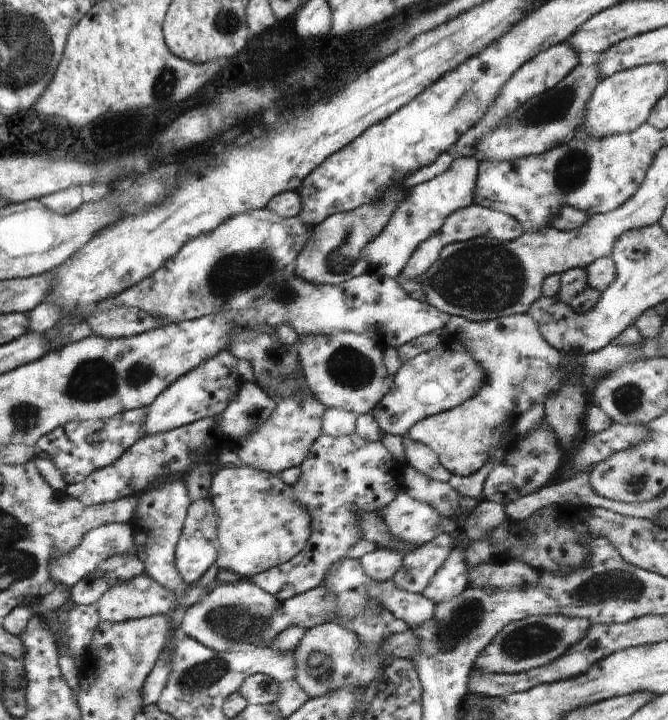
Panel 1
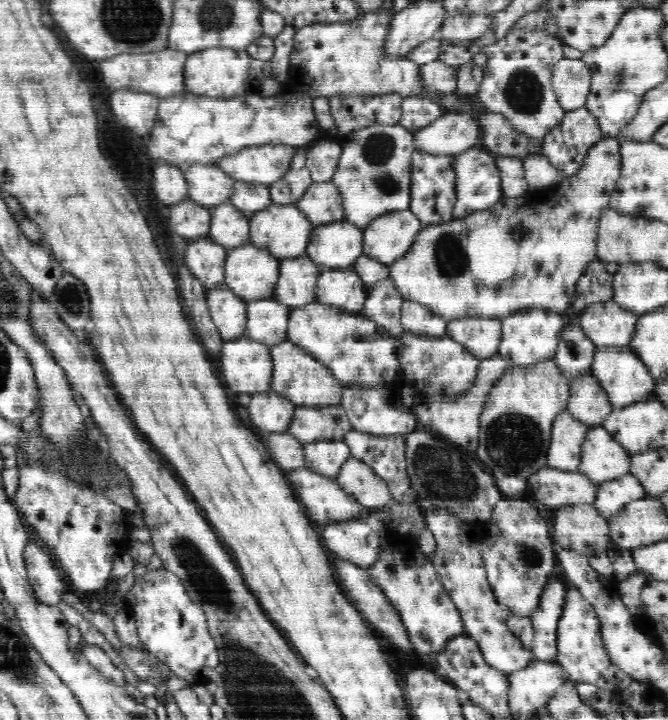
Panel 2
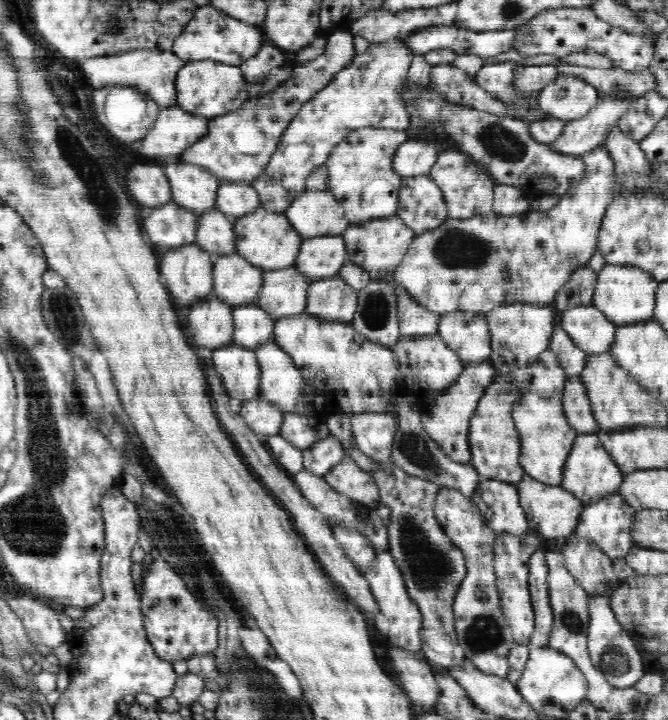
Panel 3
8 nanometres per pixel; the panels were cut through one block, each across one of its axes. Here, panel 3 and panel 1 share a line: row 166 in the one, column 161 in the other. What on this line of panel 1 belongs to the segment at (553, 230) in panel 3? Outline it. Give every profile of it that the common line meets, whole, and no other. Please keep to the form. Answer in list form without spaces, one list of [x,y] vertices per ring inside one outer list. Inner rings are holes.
[[[145,572],[129,578],[124,582],[113,584],[96,602],[99,617],[102,621],[121,623],[128,619],[139,619],[152,615],[168,615],[175,607],[176,603],[184,603],[187,608],[192,606],[196,601],[207,593],[208,587],[214,586],[214,582],[208,585],[201,585],[199,582],[189,586],[189,592],[184,599],[178,599],[175,594],[158,584],[151,576]]]

